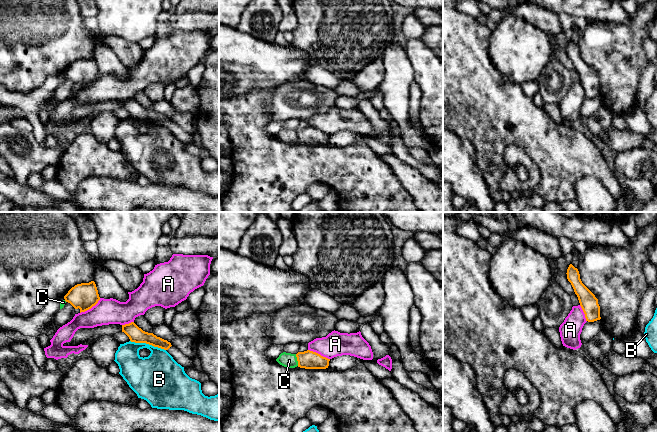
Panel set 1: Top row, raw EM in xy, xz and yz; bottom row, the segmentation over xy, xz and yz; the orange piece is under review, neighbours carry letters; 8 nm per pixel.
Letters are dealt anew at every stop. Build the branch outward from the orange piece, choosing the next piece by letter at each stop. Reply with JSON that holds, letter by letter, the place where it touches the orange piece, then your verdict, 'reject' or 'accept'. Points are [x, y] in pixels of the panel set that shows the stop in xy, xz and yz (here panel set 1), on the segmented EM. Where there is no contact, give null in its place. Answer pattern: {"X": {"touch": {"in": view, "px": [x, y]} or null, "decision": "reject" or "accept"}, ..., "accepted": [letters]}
{"A": {"touch": {"in": "xy", "px": [90, 308]}, "decision": "reject"}, "B": {"touch": {"in": "xy", "px": [148, 343]}, "decision": "reject"}, "C": {"touch": {"in": "xz", "px": [297, 360]}, "decision": "reject"}, "accepted": []}

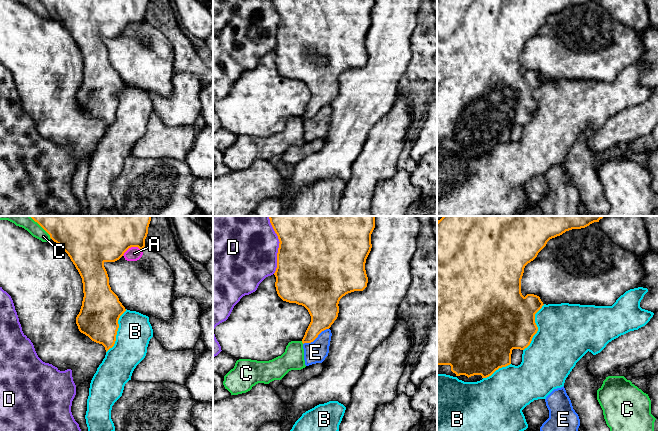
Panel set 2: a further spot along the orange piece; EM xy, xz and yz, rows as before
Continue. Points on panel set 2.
{"A": {"touch": {"in": "xy", "px": [131, 246]}, "decision": "reject"}, "B": {"touch": {"in": "yz", "px": [537, 327]}, "decision": "reject"}, "C": {"touch": {"in": "xy", "px": [41, 226]}, "decision": "reject"}, "D": {"touch": {"in": "xz", "px": [279, 245]}, "decision": "reject"}, "E": {"touch": {"in": "xz", "px": [315, 338]}, "decision": "reject"}, "accepted": []}

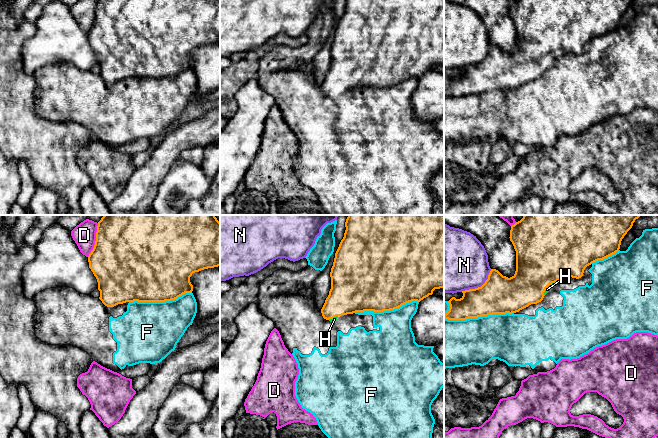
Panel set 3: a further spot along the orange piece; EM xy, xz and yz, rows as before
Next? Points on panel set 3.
{"D": {"touch": {"in": "xy", "px": [96, 240]}, "decision": "reject"}, "F": {"touch": {"in": "yz", "px": [478, 316]}, "decision": "reject"}, "H": {"touch": {"in": "yz", "px": [546, 287]}, "decision": "accept"}, "N": {"touch": {"in": "yz", "px": [479, 287]}, "decision": "reject"}, "accepted": ["H"]}

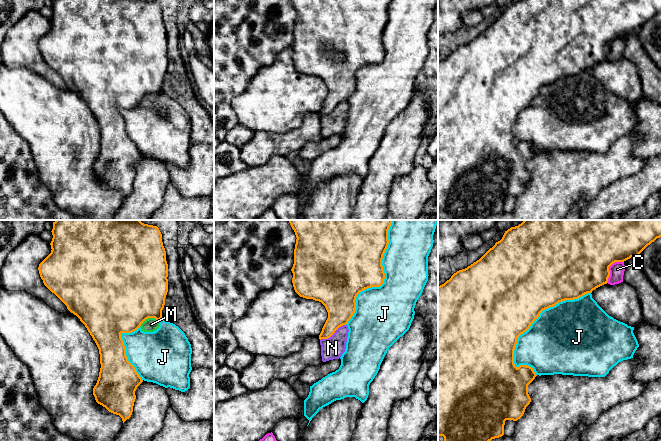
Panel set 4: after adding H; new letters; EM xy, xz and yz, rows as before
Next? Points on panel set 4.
{"C": {"touch": {"in": "yz", "px": [608, 268]}, "decision": "reject"}, "J": {"touch": {"in": "yz", "px": [539, 314]}, "decision": "reject"}, "M": {"touch": {"in": "xy", "px": [148, 317]}, "decision": "reject"}, "N": {"touch": {"in": "xz", "px": [332, 334]}, "decision": "reject"}, "accepted": []}

